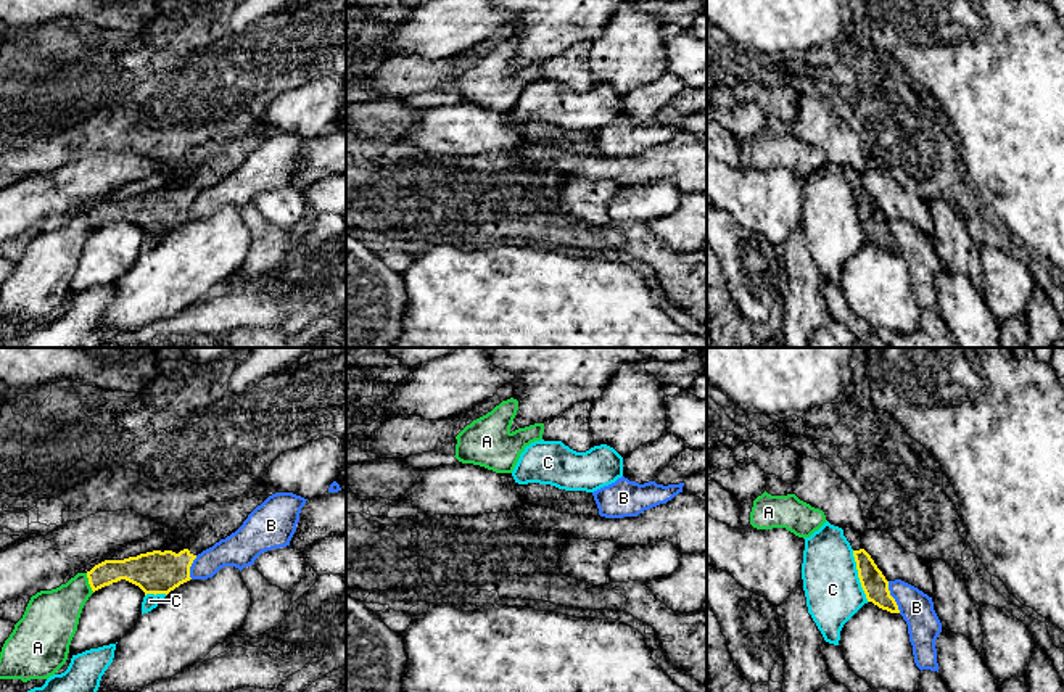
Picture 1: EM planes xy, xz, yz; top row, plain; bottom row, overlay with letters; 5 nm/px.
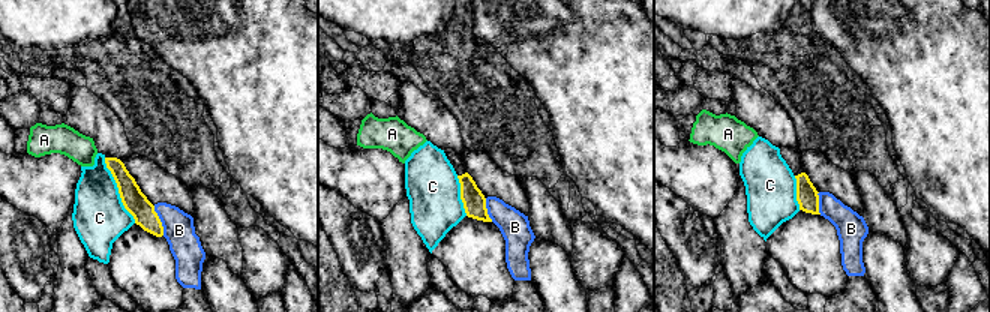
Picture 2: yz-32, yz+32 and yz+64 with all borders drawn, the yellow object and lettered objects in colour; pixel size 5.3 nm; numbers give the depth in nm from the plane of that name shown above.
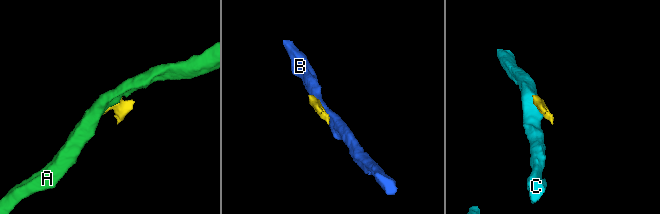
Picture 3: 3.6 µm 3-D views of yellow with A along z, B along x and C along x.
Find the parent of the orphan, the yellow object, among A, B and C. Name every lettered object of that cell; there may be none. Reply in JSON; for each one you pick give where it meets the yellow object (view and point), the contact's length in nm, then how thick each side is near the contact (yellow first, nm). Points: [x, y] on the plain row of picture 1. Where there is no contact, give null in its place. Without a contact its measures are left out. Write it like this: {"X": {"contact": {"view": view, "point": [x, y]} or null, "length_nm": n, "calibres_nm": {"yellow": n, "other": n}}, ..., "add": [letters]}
{"add": []}

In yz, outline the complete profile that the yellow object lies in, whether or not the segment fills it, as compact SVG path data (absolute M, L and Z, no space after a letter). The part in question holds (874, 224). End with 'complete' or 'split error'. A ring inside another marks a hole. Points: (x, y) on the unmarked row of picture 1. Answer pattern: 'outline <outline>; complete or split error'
outline M843 167L843 175L853 188L858 217L868 241L872 241L879 248L890 253L900 253L895 238L890 235L889 220L861 185L861 174L853 171L852 167Z; split error

